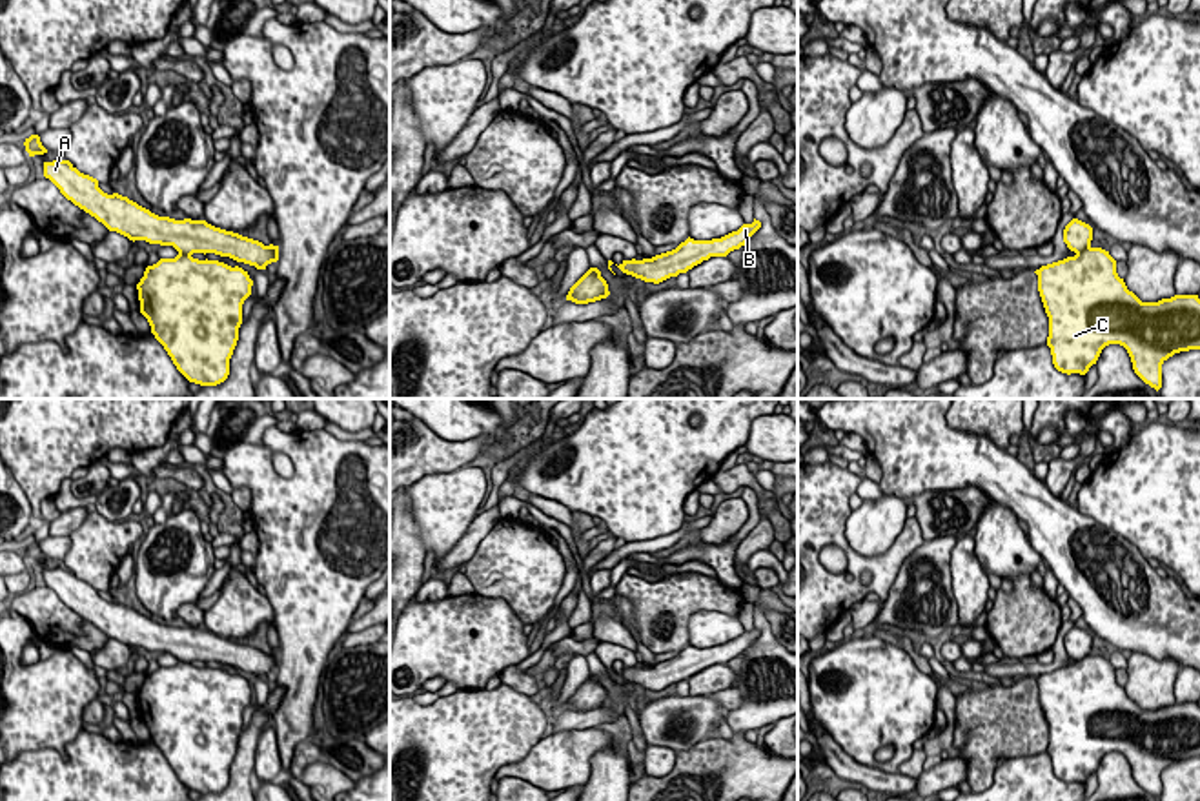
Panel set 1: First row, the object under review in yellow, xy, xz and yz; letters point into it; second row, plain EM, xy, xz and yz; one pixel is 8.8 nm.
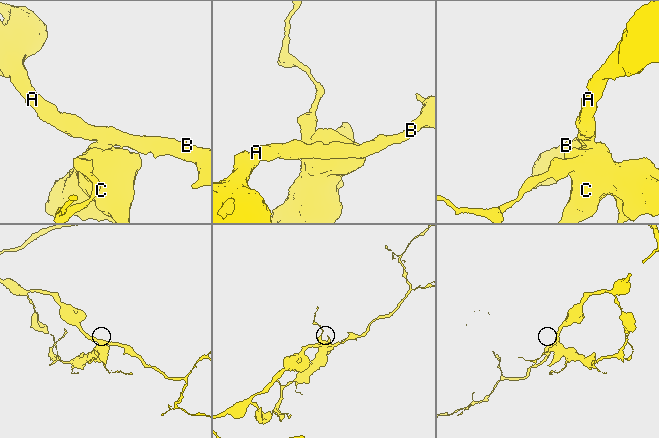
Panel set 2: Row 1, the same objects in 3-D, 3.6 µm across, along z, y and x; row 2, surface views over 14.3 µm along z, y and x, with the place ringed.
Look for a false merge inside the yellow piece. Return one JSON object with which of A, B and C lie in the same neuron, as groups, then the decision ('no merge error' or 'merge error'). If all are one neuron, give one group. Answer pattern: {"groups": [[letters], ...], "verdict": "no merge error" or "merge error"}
{"groups": [["A", "B", "C"]], "verdict": "no merge error"}

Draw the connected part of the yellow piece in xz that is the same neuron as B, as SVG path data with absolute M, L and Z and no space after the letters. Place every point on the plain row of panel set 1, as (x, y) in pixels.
M754 626L752 632L743 632L737 639L732 639L721 646L694 648L688 644L672 659L643 668L623 668L617 675L623 681L645 690L659 692L670 684L686 681L710 664L727 664L730 659L745 654L759 635L761 630Z

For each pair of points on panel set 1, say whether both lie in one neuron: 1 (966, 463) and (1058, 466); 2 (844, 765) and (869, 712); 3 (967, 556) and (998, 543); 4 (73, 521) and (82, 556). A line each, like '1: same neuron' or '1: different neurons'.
1: different neurons
2: different neurons
3: different neurons
4: different neurons

